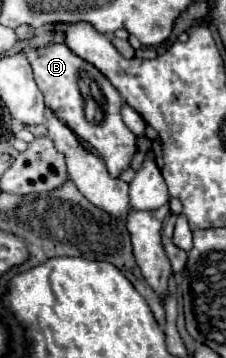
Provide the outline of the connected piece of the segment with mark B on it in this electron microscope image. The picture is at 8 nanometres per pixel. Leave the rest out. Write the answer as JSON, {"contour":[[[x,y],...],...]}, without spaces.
{"contour":[[[66,44],[24,50],[24,54],[32,64],[34,80],[46,98],[46,106],[52,108],[78,138],[86,140],[94,148],[94,152],[104,160],[110,176],[118,178],[124,170],[128,170],[136,154],[136,136],[120,116],[122,98],[108,78],[92,64],[78,58]]]}

